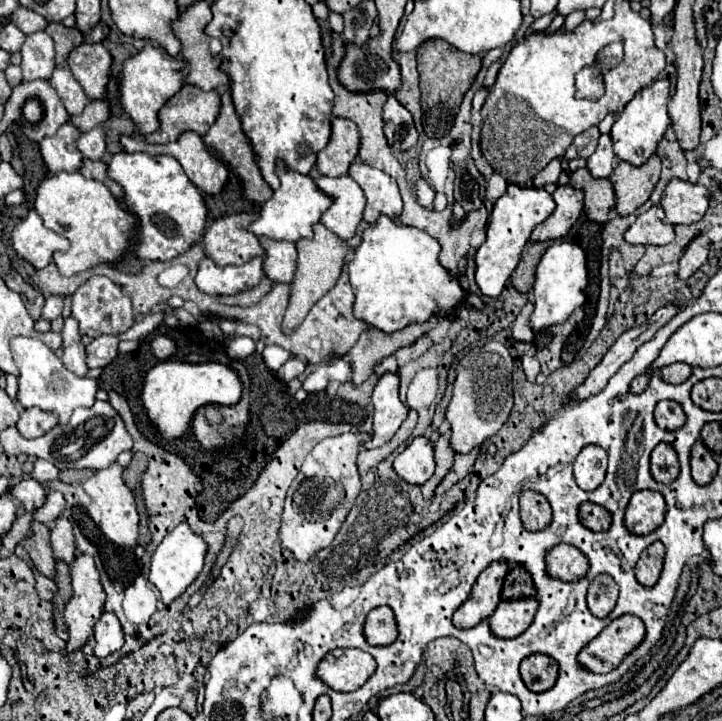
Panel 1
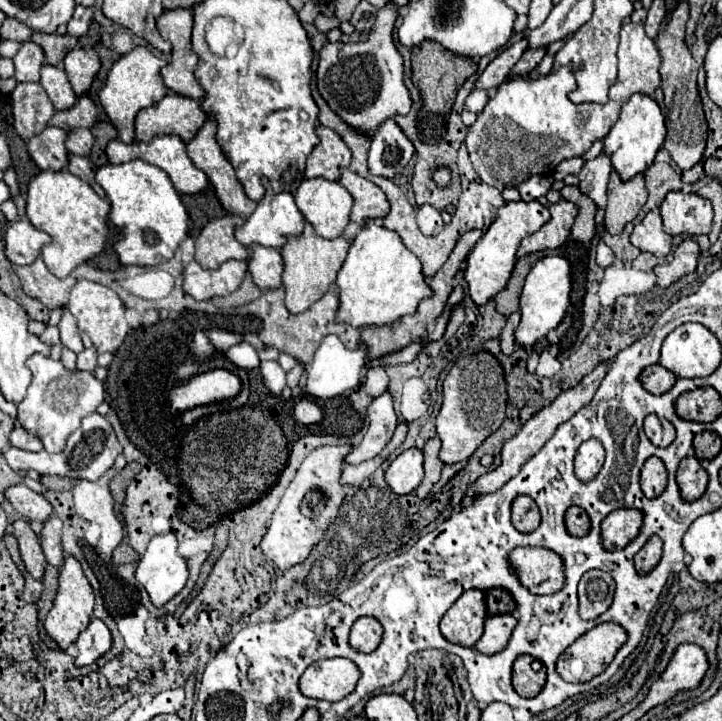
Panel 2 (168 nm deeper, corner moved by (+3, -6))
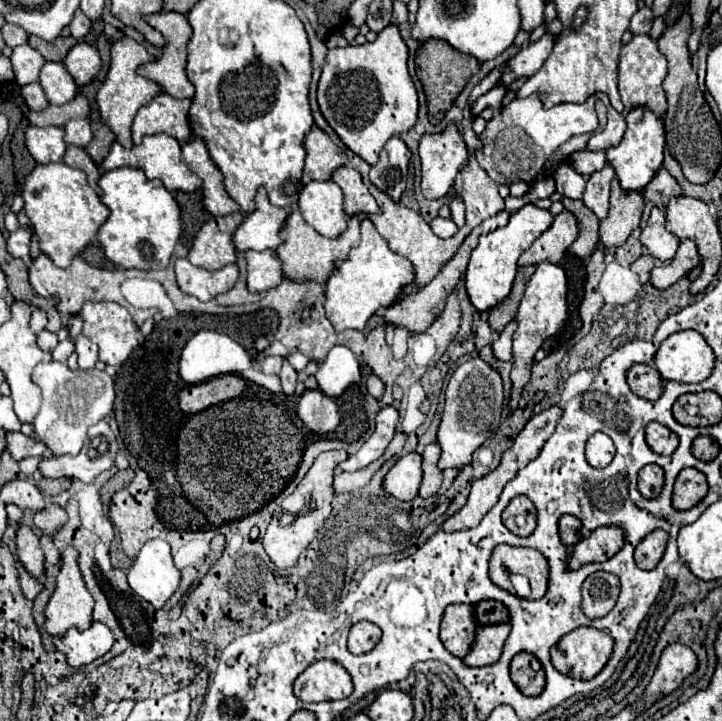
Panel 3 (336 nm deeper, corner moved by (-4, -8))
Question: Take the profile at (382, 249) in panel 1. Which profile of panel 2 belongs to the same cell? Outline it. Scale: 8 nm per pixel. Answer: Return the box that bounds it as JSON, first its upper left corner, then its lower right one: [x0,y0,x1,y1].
[337,220,433,328]

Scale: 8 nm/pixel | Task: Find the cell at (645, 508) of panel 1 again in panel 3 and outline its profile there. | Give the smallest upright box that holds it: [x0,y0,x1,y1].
[568,526,624,570]

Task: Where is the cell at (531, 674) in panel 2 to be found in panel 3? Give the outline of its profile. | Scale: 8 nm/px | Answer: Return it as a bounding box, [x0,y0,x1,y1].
[510,652,546,696]

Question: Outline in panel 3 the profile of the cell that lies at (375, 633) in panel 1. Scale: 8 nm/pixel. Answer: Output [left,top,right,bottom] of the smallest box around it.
[348,622,380,654]

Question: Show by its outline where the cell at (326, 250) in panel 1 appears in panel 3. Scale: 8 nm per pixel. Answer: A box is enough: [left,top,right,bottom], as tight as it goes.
[276,208,360,284]

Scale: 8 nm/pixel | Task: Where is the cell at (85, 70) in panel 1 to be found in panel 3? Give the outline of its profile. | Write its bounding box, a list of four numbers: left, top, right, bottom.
[64,40,102,86]

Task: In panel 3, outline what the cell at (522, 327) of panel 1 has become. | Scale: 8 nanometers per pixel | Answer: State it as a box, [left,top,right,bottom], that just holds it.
[492,320,516,362]

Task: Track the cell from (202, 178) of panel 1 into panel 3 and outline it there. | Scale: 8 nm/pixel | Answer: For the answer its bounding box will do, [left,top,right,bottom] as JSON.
[100,134,200,192]

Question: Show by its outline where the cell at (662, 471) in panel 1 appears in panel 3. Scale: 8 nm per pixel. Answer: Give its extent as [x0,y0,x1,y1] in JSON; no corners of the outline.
[638,464,664,498]

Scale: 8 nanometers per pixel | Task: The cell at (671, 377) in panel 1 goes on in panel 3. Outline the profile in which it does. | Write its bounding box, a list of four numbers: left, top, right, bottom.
[628,364,662,400]

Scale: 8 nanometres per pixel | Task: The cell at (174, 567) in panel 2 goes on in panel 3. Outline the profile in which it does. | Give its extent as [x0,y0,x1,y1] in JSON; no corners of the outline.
[126,540,180,608]

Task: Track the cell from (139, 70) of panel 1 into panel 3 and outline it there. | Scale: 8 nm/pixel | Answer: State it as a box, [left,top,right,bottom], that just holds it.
[96,36,160,148]

